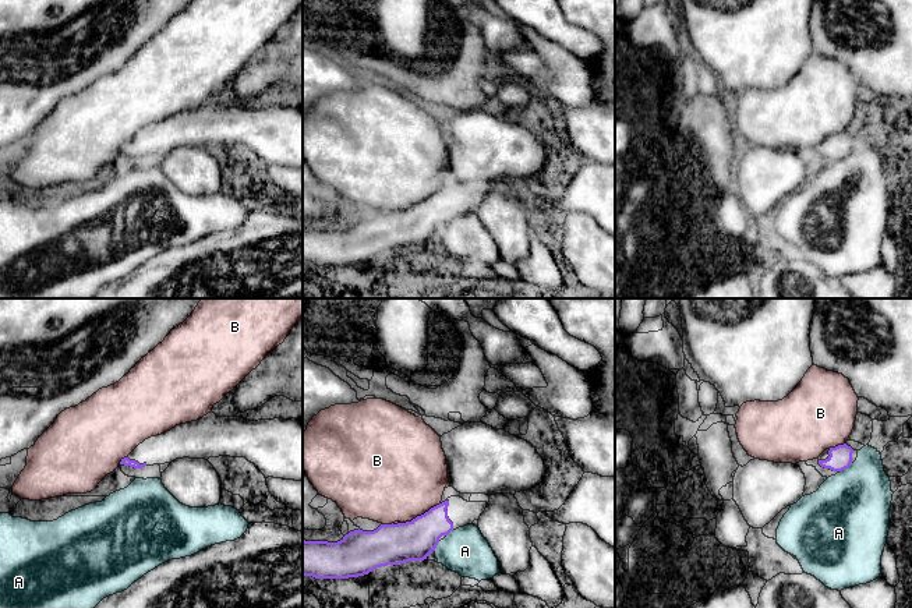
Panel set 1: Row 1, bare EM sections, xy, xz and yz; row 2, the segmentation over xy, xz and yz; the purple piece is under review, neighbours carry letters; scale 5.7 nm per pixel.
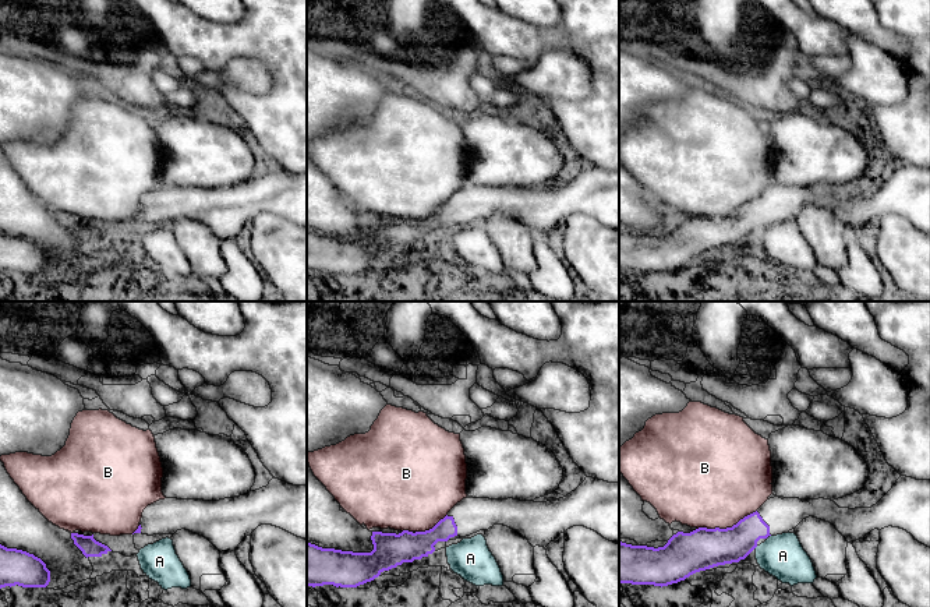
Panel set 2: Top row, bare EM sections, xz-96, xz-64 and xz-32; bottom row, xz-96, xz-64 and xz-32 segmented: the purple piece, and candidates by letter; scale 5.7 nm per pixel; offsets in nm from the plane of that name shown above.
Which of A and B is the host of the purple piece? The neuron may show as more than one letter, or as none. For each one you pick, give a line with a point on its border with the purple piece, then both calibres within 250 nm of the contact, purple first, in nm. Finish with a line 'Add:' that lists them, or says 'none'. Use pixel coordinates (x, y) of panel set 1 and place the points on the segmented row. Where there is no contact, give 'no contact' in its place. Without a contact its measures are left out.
Add: none

